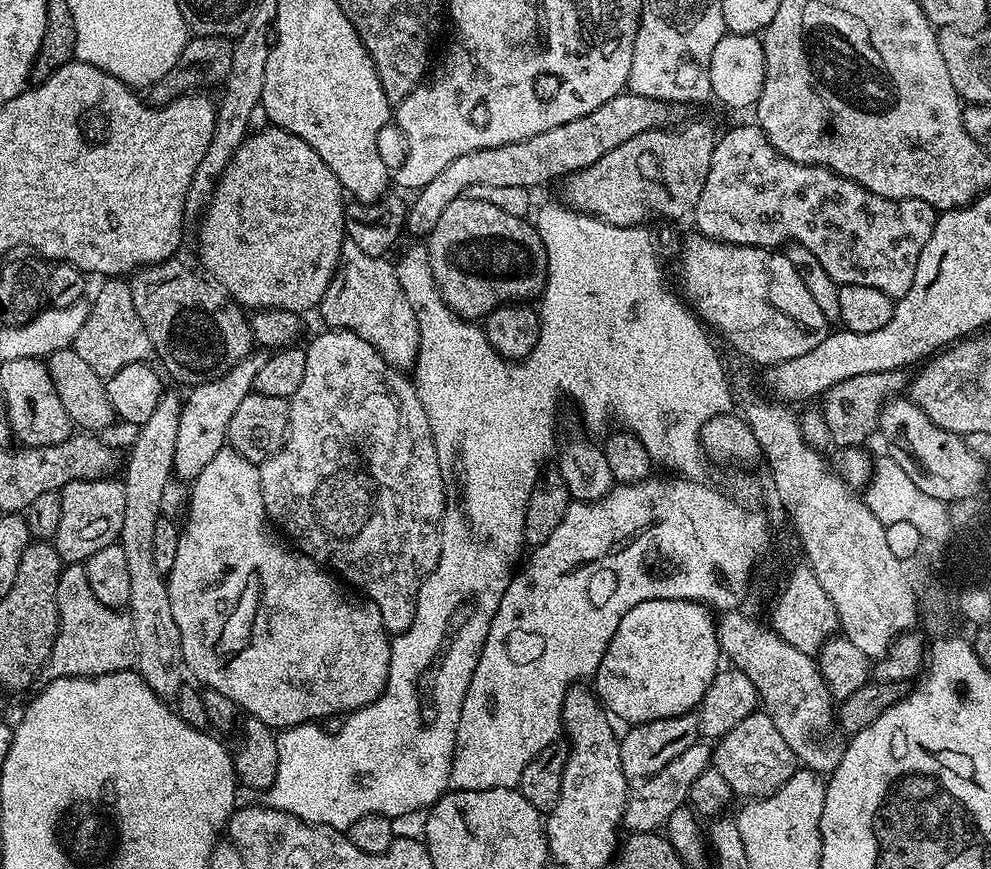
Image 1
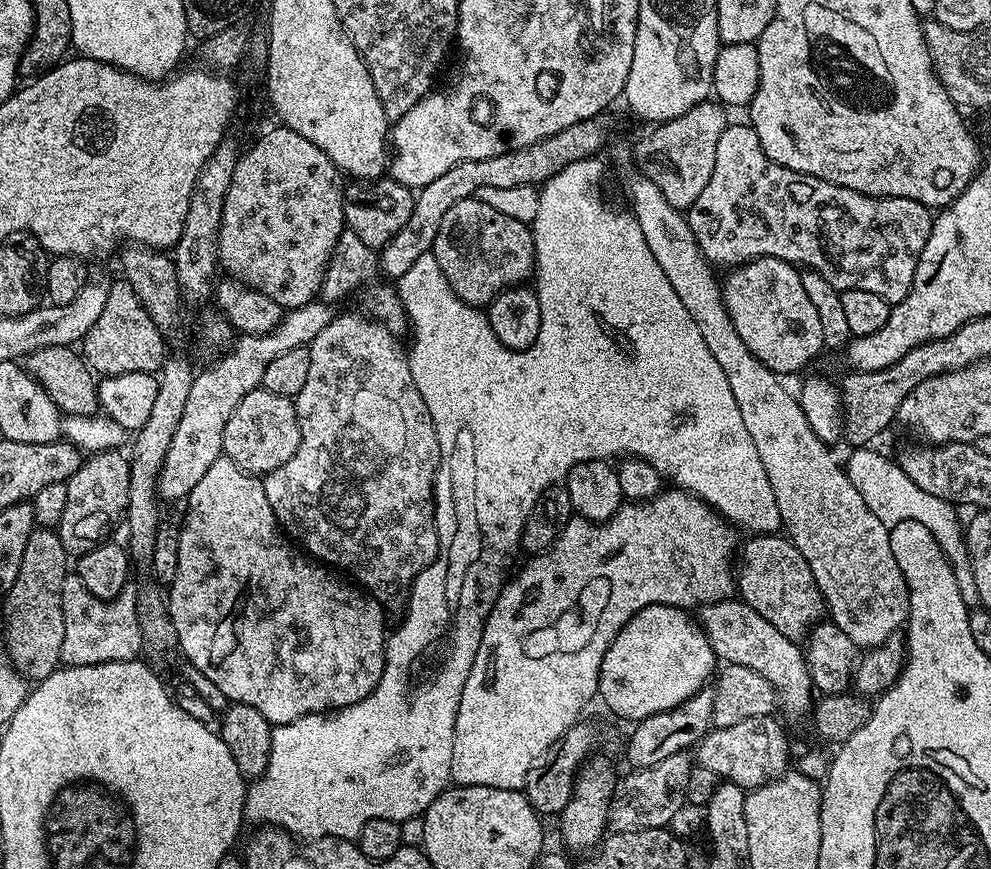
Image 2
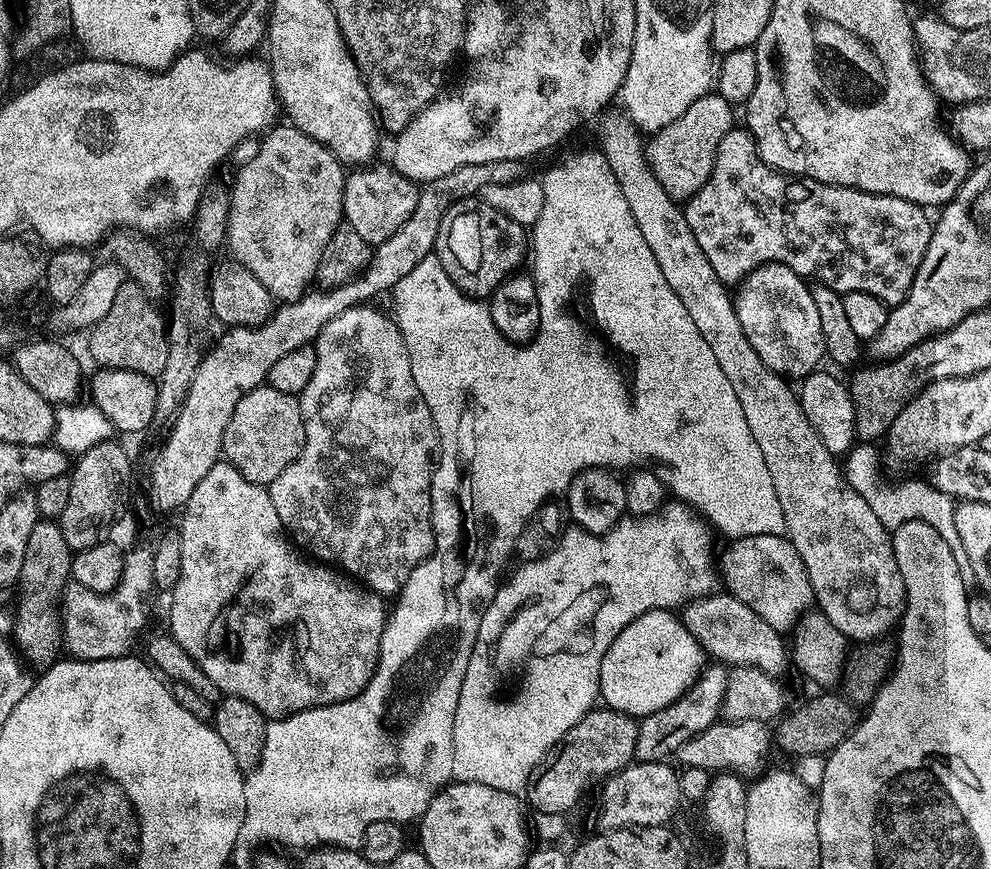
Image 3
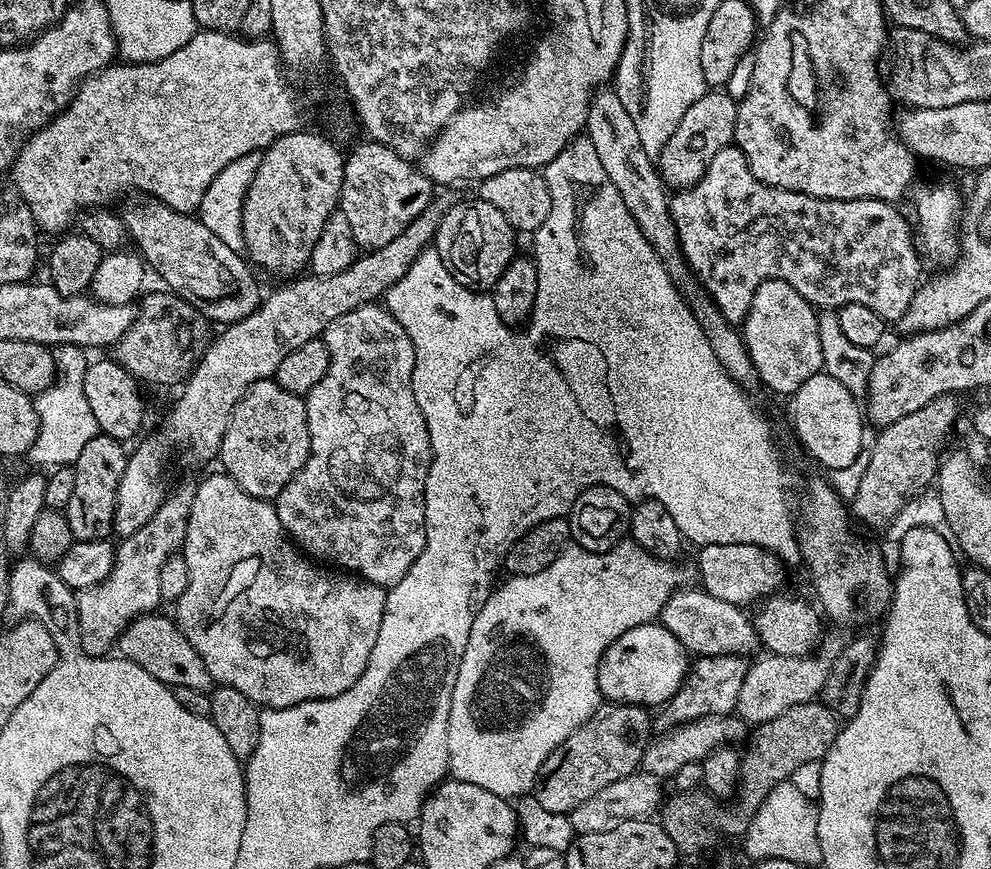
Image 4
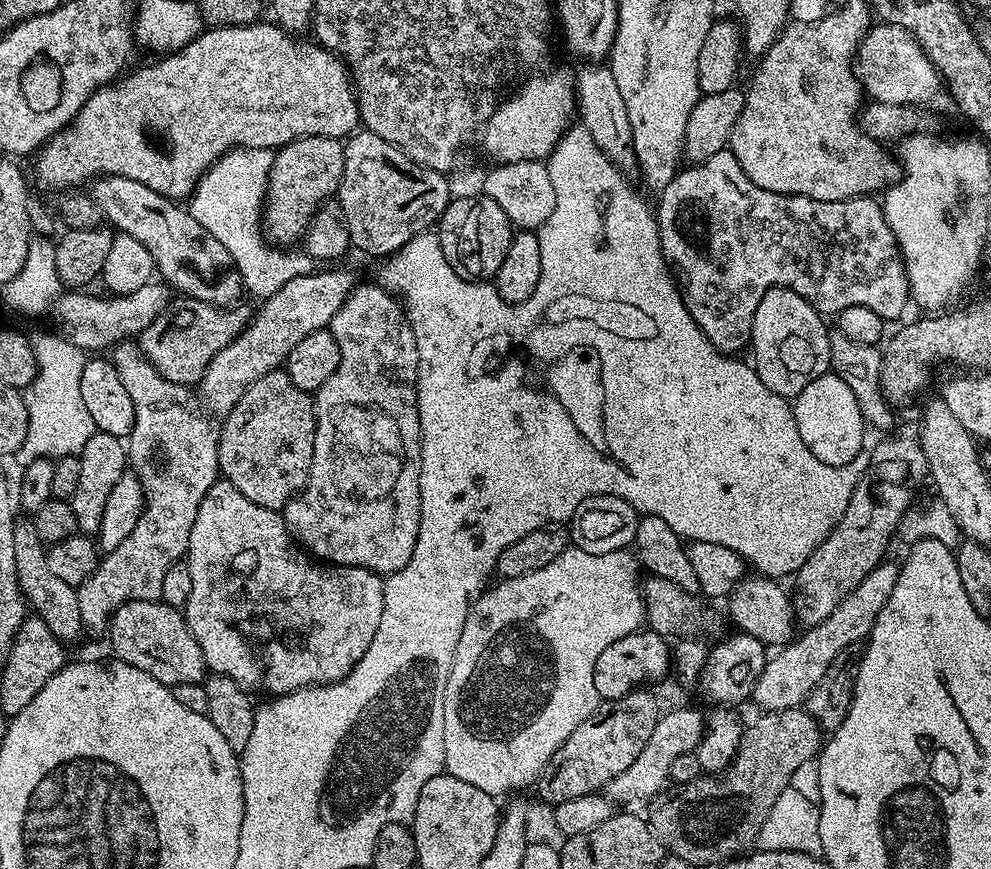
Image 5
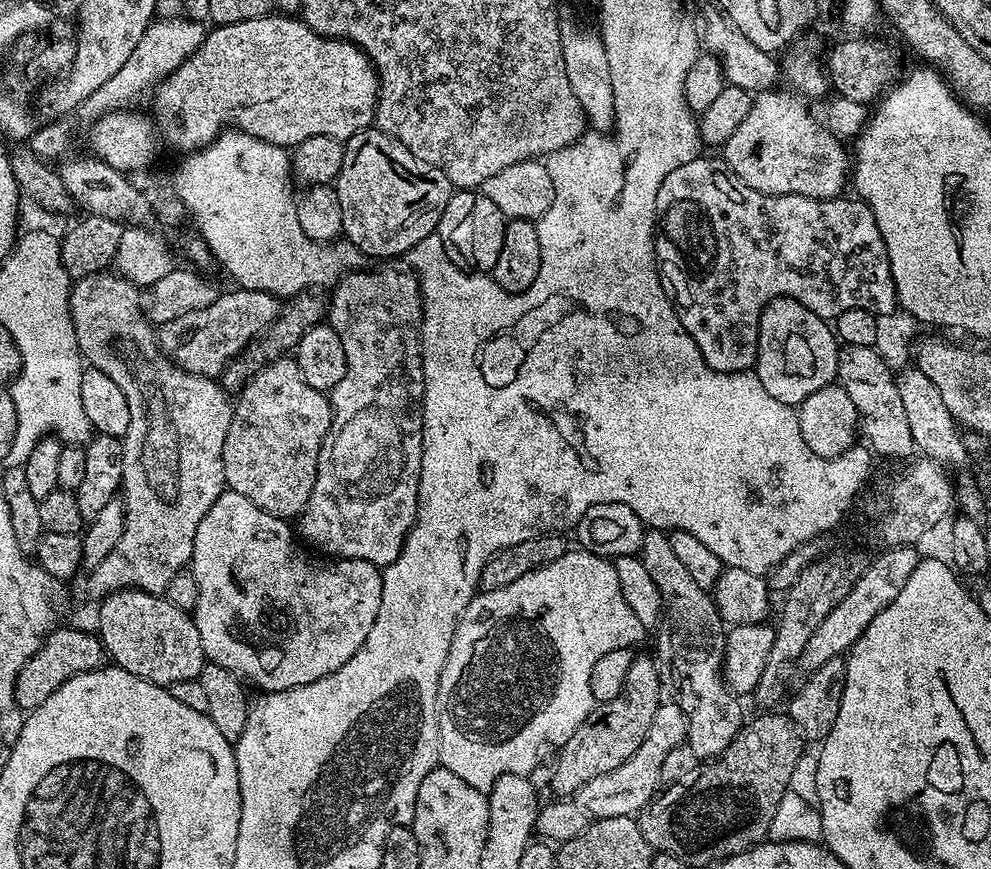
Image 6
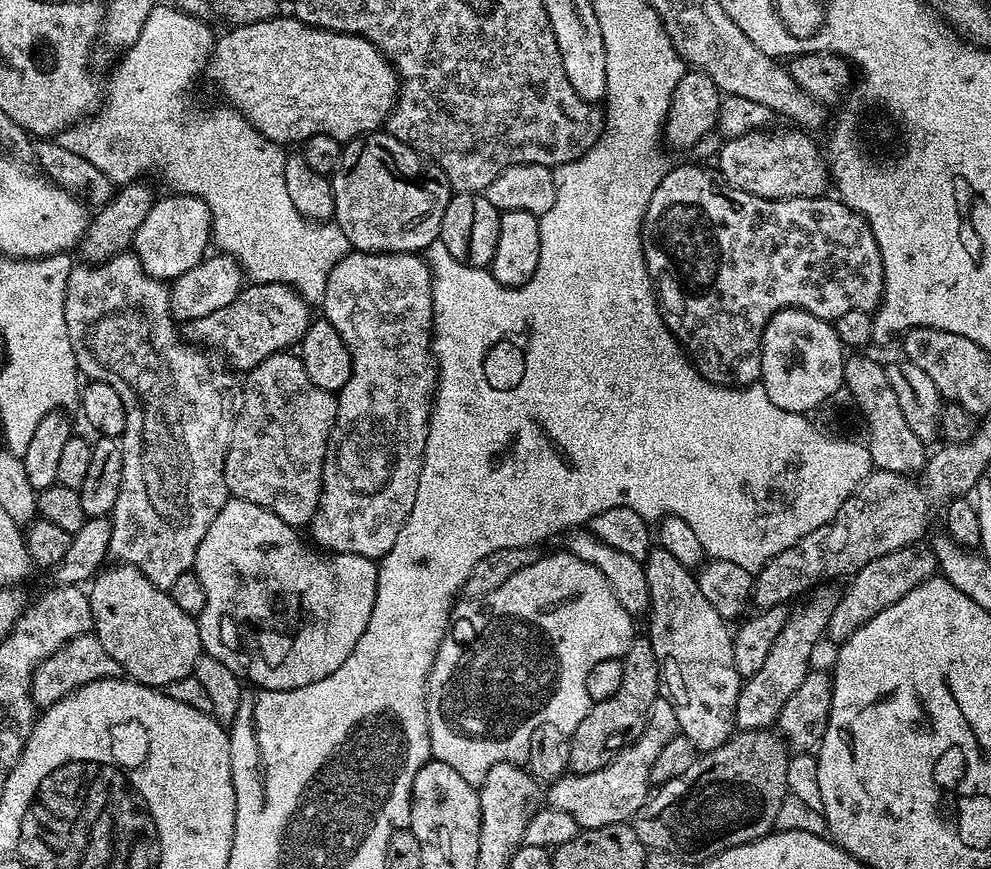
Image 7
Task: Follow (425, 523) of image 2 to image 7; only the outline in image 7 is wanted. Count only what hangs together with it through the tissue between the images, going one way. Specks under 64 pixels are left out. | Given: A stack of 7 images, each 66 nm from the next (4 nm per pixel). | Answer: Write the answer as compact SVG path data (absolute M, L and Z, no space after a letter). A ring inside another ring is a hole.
M352 250L330 270L329 278L326 280L325 298L322 303L323 319L330 322L330 326L334 326L334 330L338 330L338 334L342 334L342 342L346 342L346 346L350 350L350 358L352 359L352 373L350 374L350 382L346 382L346 386L342 386L342 390L336 396L336 421L332 427L332 433L328 439L328 449L326 450L326 458L324 459L324 469L322 470L322 494L318 502L318 510L314 514L310 531L312 531L311 539L315 541L321 549L330 552L345 552L346 554L358 554L365 556L368 560L379 561L390 550L390 546L394 546L394 538L398 538L398 530L402 530L402 526L406 522L406 518L410 518L410 510L414 506L414 494L418 494L418 478L422 470L422 462L424 461L424 447L426 446L426 438L428 437L428 415L432 412L432 397L436 395L436 362L432 359L432 269L428 267L428 261L423 255L414 252L357 252Z

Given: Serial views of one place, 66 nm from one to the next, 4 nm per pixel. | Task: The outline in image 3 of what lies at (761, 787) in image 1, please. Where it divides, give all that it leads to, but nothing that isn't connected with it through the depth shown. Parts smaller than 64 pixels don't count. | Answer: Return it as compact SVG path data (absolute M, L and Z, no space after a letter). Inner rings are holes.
M724 718L702 730L702 734L687 740L674 754L674 760L684 768L706 768L712 772L729 770L738 776L752 778L761 771L759 768L768 756L768 746L770 748L773 742L773 733L765 721Z

